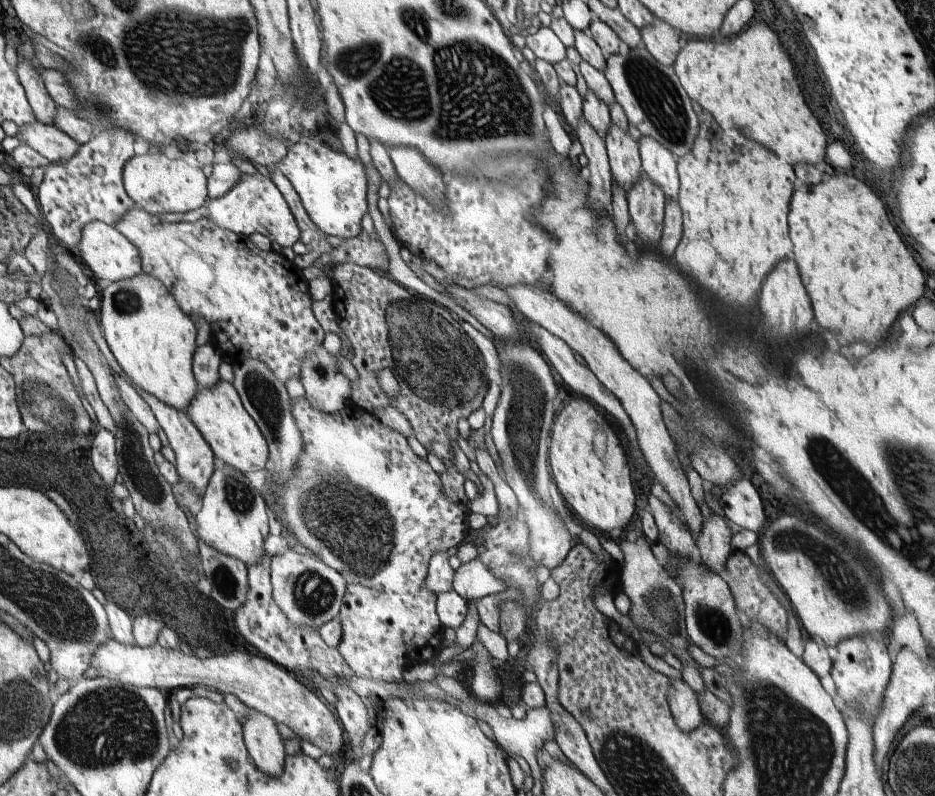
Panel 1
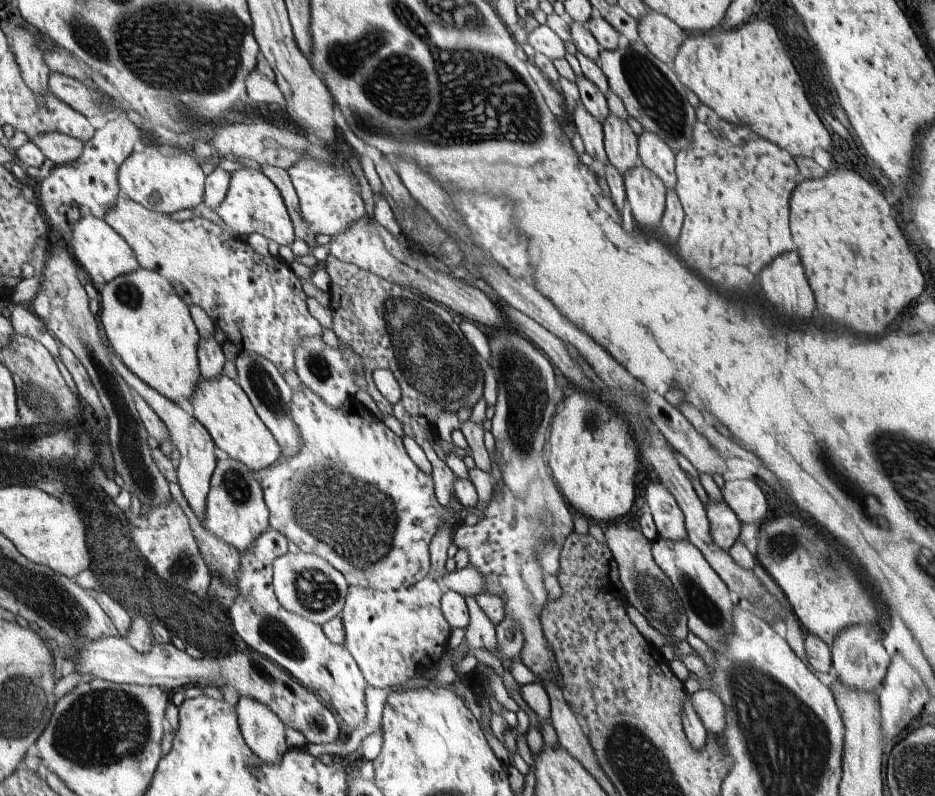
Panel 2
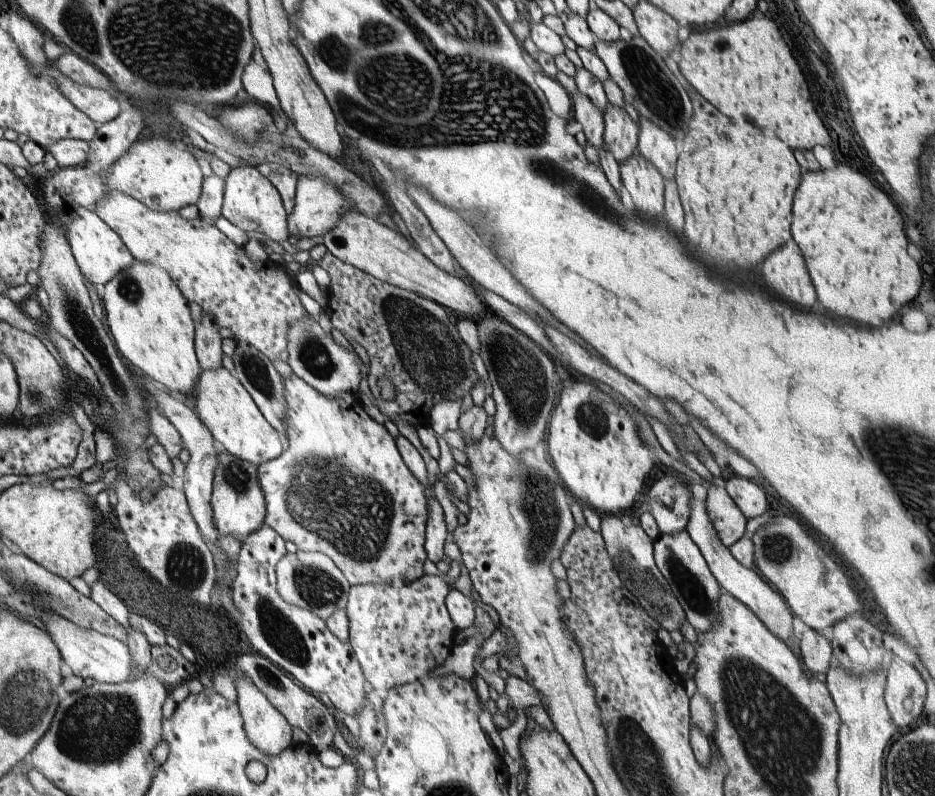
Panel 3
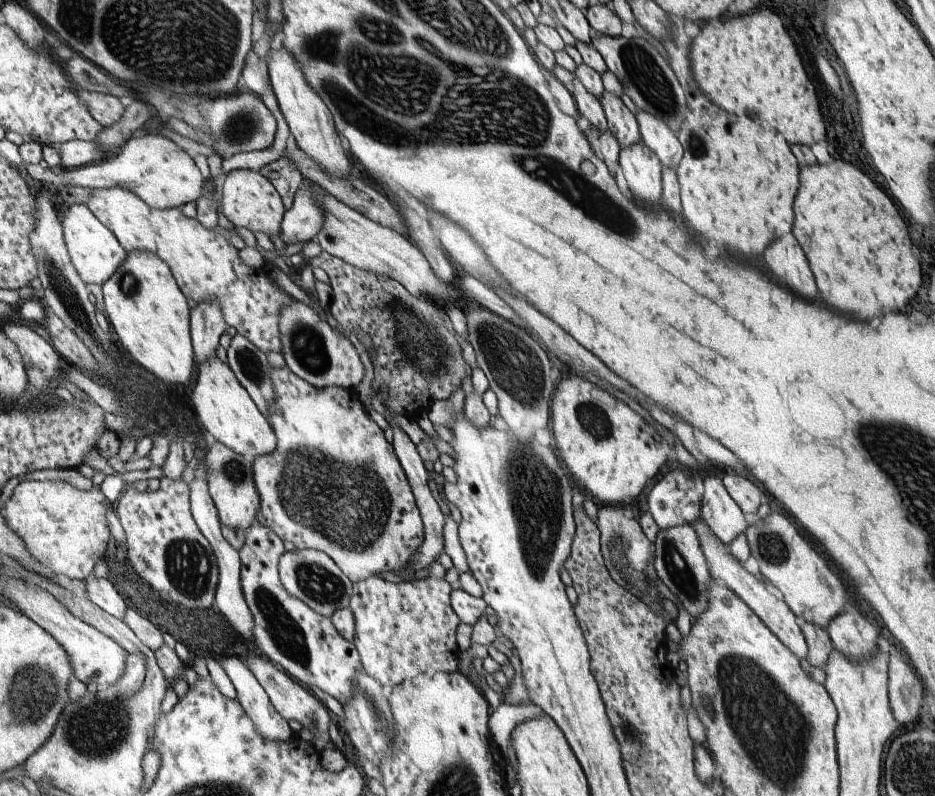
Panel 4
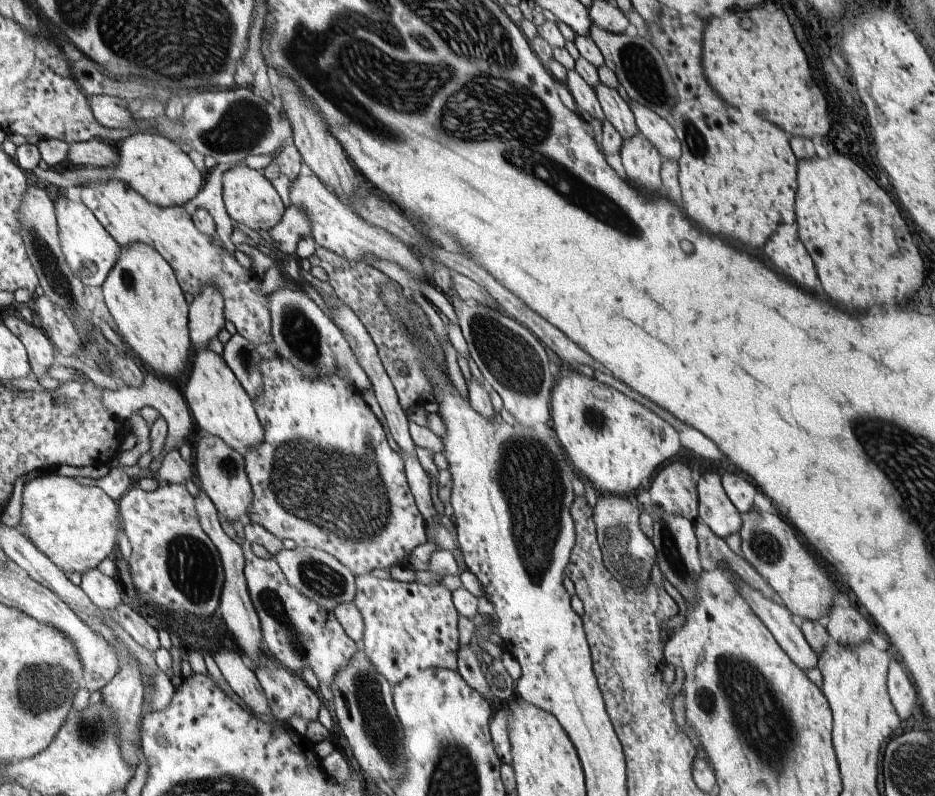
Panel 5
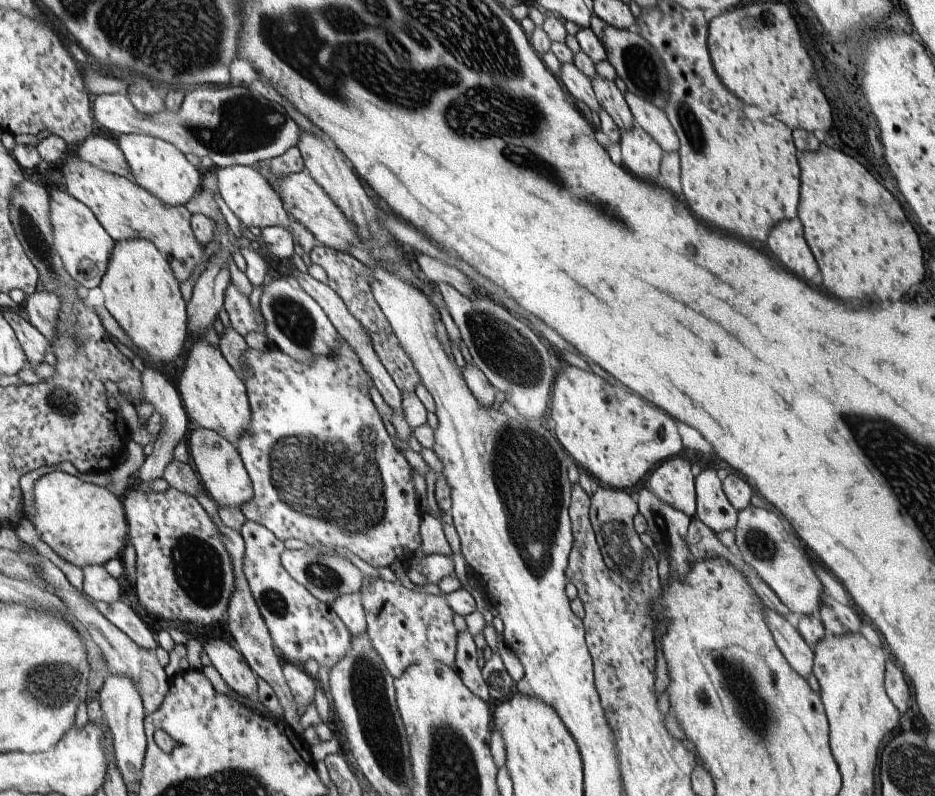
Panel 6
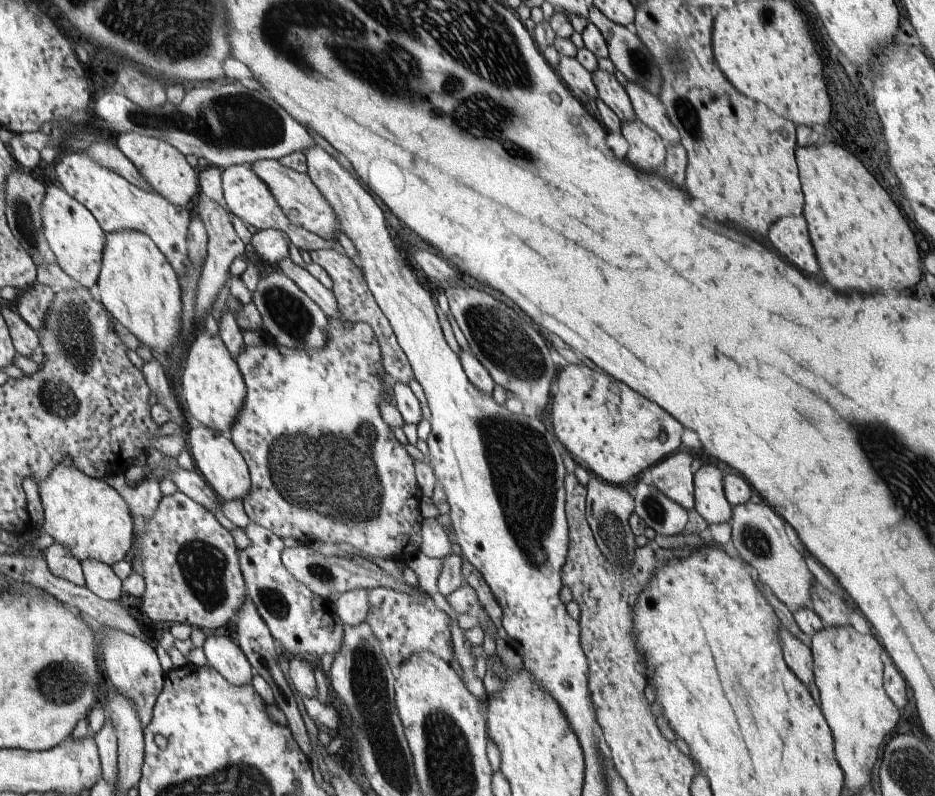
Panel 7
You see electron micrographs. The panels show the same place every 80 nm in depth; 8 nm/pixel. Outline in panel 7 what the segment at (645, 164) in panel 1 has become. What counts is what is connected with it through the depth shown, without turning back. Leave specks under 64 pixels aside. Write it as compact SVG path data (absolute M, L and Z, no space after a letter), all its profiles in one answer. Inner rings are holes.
M627 81L626 86L623 87L629 96L638 120L658 133L666 144L673 145L681 140L678 129L670 122L664 103L659 97L632 81Z

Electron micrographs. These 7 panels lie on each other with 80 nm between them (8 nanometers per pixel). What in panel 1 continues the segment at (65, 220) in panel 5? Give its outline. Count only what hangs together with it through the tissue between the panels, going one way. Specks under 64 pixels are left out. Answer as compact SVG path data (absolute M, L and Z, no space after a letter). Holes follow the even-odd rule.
M102 221L87 222L81 228L77 244L80 244L79 250L76 248L73 255L80 261L92 279L98 278L98 280L108 280L108 282L131 279L144 270L138 247L114 225Z

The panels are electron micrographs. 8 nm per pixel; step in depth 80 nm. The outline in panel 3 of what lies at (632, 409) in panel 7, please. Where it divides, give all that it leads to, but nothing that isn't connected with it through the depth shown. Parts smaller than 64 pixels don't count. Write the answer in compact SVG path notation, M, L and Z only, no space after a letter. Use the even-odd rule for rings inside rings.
M576 380L561 387L546 436L550 460L563 484L600 516L623 514L634 504L652 468L661 464L656 452L640 439L637 423L628 411L588 382Z

